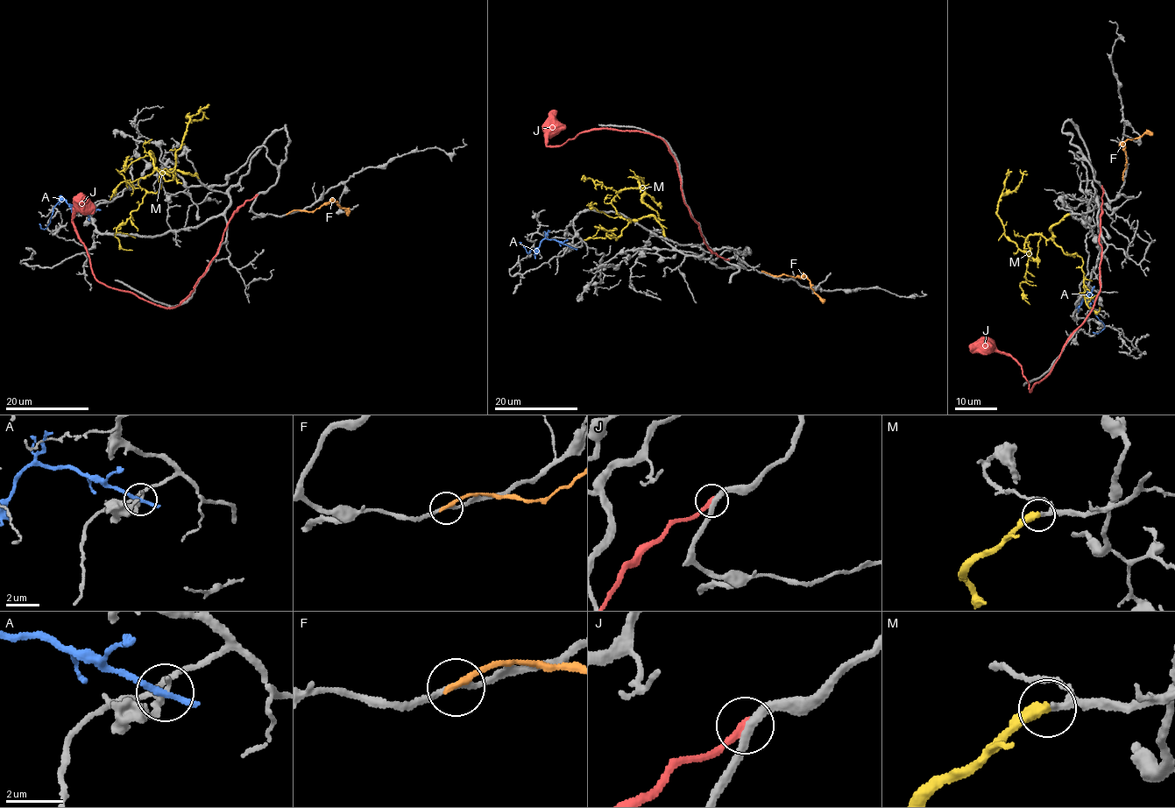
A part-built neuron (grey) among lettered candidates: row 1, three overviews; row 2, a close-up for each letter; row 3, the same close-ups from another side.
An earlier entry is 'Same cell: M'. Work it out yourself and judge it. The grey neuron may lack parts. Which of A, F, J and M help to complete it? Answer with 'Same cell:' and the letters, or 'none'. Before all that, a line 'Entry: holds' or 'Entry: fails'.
Entry: holds
Same cell: M

